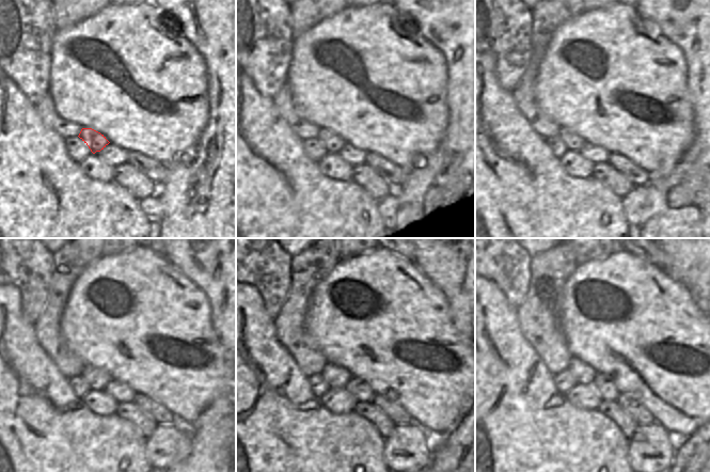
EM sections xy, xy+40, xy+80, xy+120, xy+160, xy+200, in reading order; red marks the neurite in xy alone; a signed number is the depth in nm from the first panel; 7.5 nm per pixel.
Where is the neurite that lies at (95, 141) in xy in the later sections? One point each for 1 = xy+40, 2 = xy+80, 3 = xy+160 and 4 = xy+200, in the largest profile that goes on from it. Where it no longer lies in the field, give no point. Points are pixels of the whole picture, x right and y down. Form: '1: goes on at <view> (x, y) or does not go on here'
1: goes on at xy+40 (332, 142)
2: goes on at xy+80 (573, 142)
3: goes on at xy+160 (336, 376)
4: goes on at xy+200 (584, 374)

